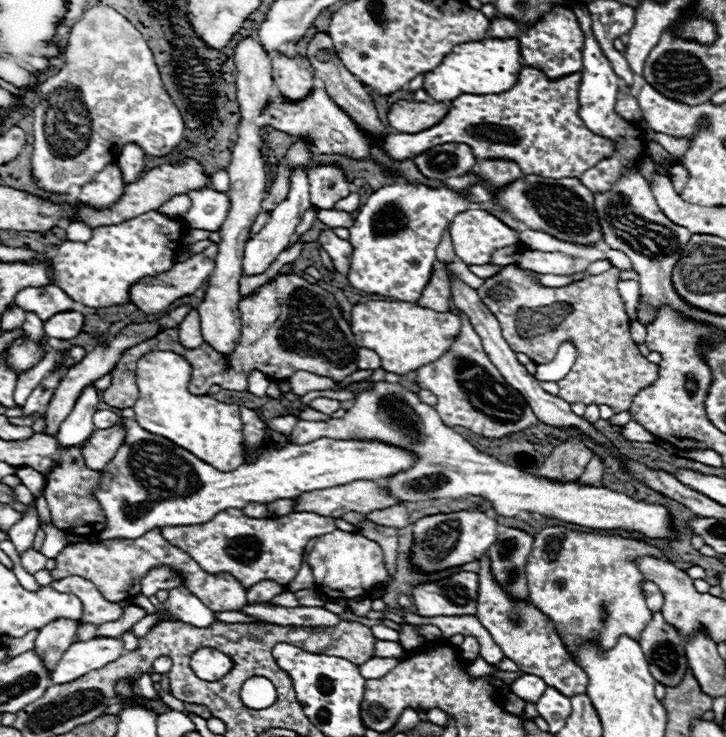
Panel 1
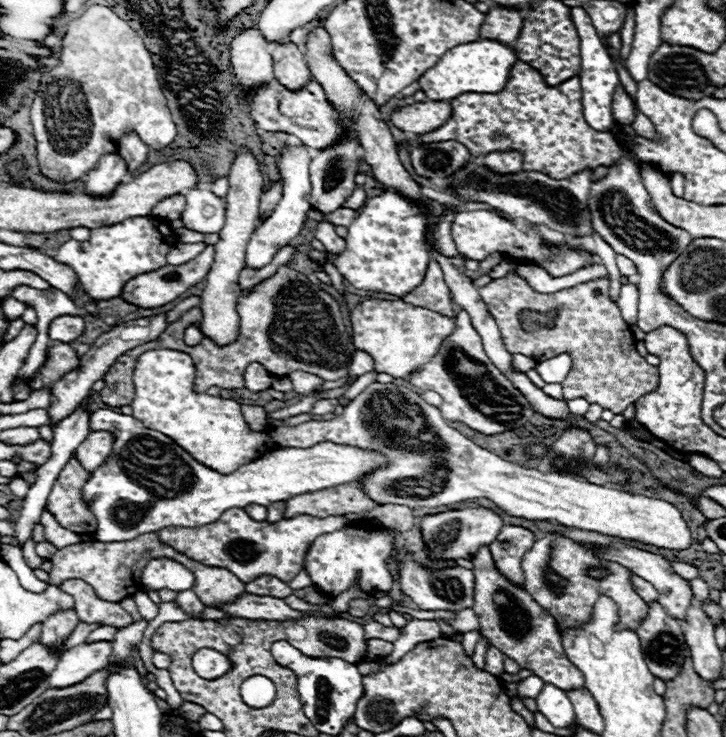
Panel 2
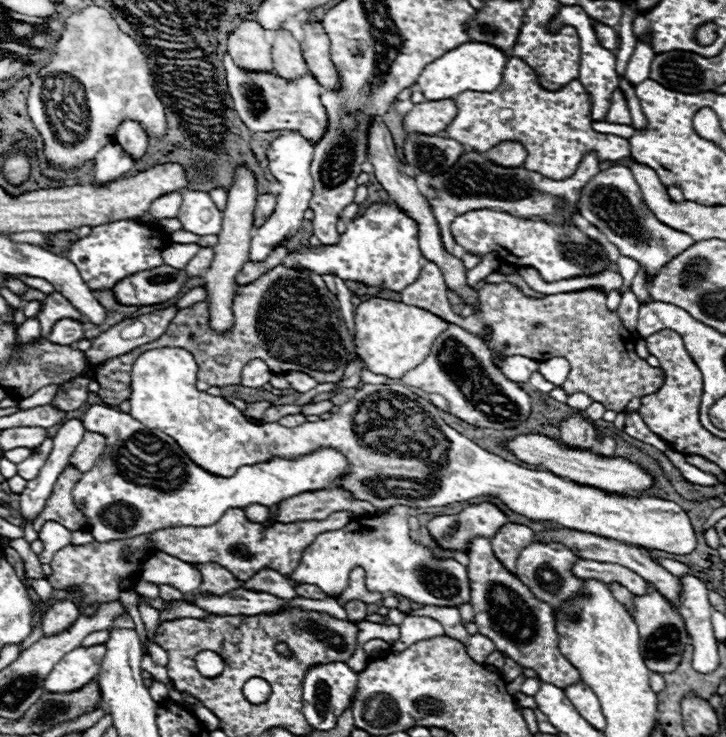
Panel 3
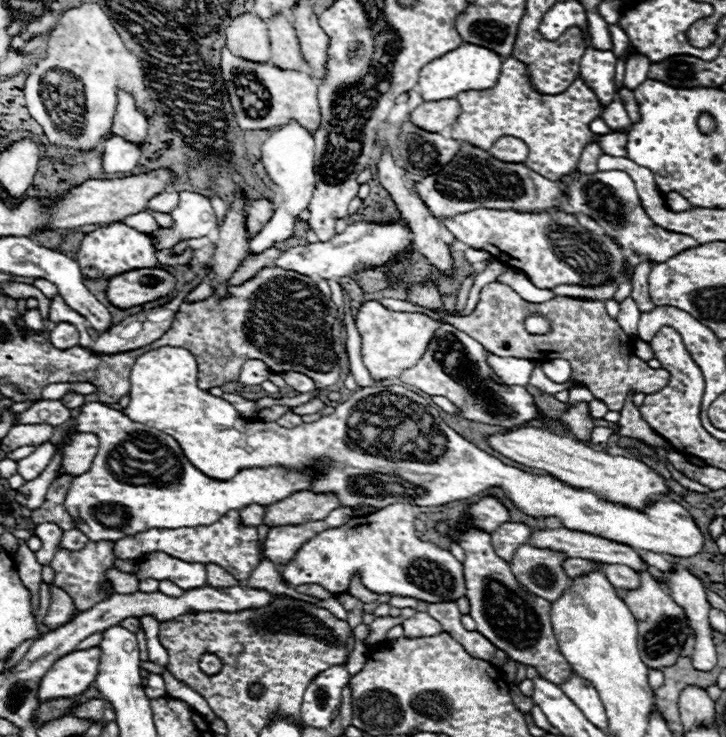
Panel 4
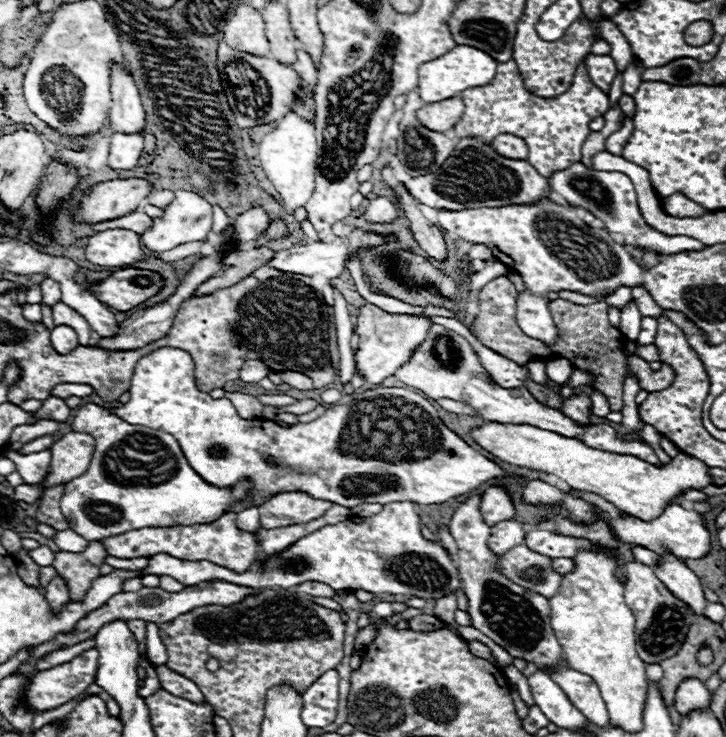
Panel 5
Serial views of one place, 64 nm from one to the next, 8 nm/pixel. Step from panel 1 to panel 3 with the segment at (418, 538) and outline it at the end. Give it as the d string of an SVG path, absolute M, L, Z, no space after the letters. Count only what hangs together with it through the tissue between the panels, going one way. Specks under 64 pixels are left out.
M492 502L474 504L454 516L438 516L428 522L432 538L450 550L466 552L468 542L476 536L492 538L508 522L506 514Z

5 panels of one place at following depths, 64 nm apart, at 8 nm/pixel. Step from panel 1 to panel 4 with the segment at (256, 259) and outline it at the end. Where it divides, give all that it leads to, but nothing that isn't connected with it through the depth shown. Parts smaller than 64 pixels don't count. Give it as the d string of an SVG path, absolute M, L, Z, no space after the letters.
M290 120L288 124L280 126L280 130L268 136L260 146L260 162L268 178L280 188L280 202L272 214L272 220L250 240L252 252L260 254L272 248L276 242L282 242L294 234L294 220L302 210L308 208L308 202L314 192L314 156L316 156L314 136L296 120Z

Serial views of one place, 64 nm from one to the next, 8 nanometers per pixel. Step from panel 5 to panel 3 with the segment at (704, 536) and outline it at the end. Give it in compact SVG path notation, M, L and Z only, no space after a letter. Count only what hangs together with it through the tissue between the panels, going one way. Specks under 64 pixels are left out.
M156 348L144 352L132 368L132 394L130 394L130 416L148 428L160 428L162 432L168 432L184 454L198 464L202 470L230 478L236 474L238 468L268 462L272 458L298 458L304 454L310 454L320 448L336 448L340 450L348 462L350 472L338 482L344 490L348 490L356 500L366 500L374 508L388 508L396 504L412 506L412 508L432 508L432 506L446 506L454 502L466 502L470 498L490 494L498 496L512 512L522 514L530 520L556 520L556 524L596 534L602 538L612 538L630 546L650 548L650 550L662 550L670 554L690 554L698 546L696 532L692 528L692 522L688 514L670 500L662 498L618 498L610 496L602 490L596 490L592 486L580 486L570 480L564 480L560 476L554 476L546 470L528 470L522 466L516 466L512 462L502 460L496 454L486 452L454 428L450 428L442 416L440 410L430 404L426 398L420 398L418 394L410 392L402 384L378 384L378 386L364 386L358 390L346 404L338 406L338 412L332 414L326 420L318 422L304 422L296 428L280 426L278 422L266 422L262 426L252 424L246 420L246 416L228 400L220 396L210 396L208 392L202 392L196 388L196 372L198 364L194 356L184 348Z

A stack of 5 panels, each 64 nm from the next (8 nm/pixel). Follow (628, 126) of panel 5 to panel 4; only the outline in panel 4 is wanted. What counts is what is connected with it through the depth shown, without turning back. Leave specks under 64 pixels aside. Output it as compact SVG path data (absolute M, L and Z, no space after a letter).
M510 56L502 62L494 88L468 90L456 98L460 100L462 114L458 116L456 124L452 124L454 140L470 140L470 144L478 144L478 148L490 148L500 136L516 136L524 140L530 150L526 158L528 168L548 180L558 180L560 176L572 172L578 166L584 146L594 138L600 140L604 154L626 156L628 132L612 132L612 136L594 136L594 132L590 132L590 122L602 116L604 106L600 104L596 92L590 90L580 76L564 94L544 96L530 88L524 64Z

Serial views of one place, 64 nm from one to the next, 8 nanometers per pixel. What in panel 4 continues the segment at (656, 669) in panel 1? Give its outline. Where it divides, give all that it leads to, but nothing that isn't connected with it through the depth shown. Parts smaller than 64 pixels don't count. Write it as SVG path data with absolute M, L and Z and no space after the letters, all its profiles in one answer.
M648 570L642 572L638 588L624 592L624 602L638 622L638 652L644 664L650 668L664 668L674 664L688 638L688 618L684 608L672 600L672 596L664 590L664 584L658 582Z

